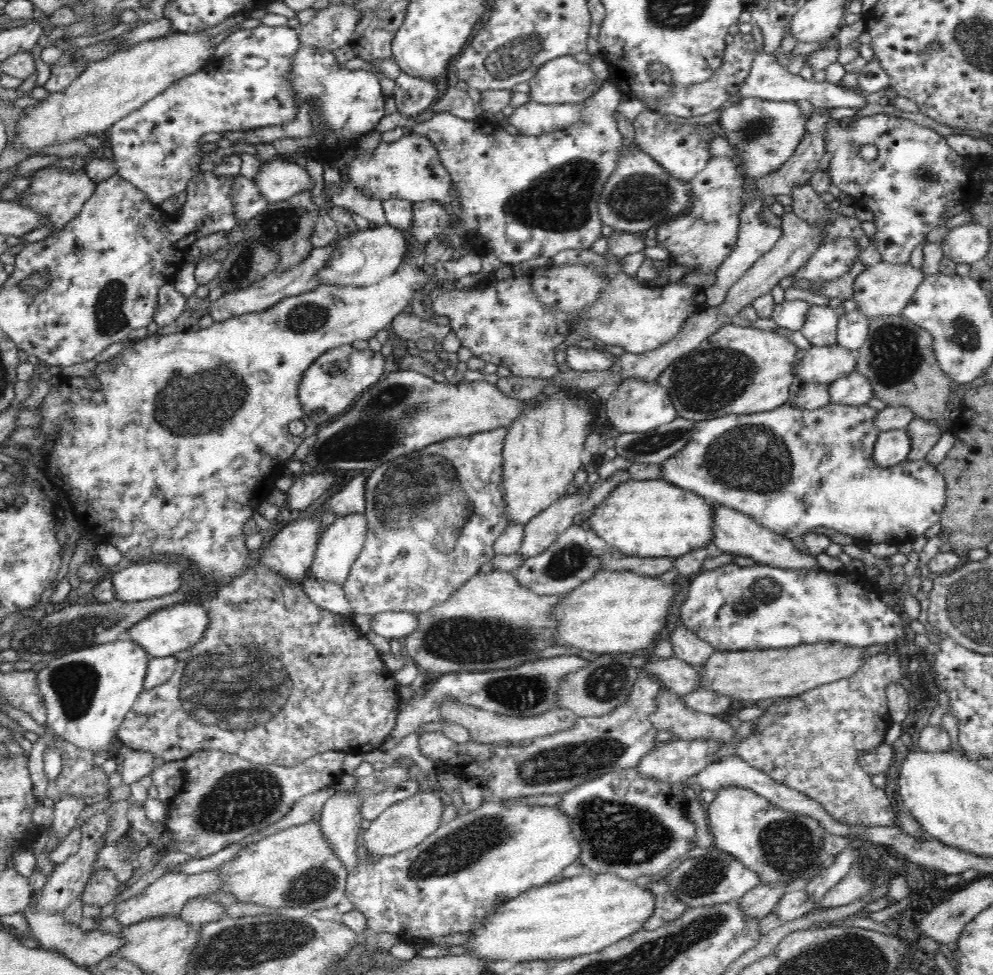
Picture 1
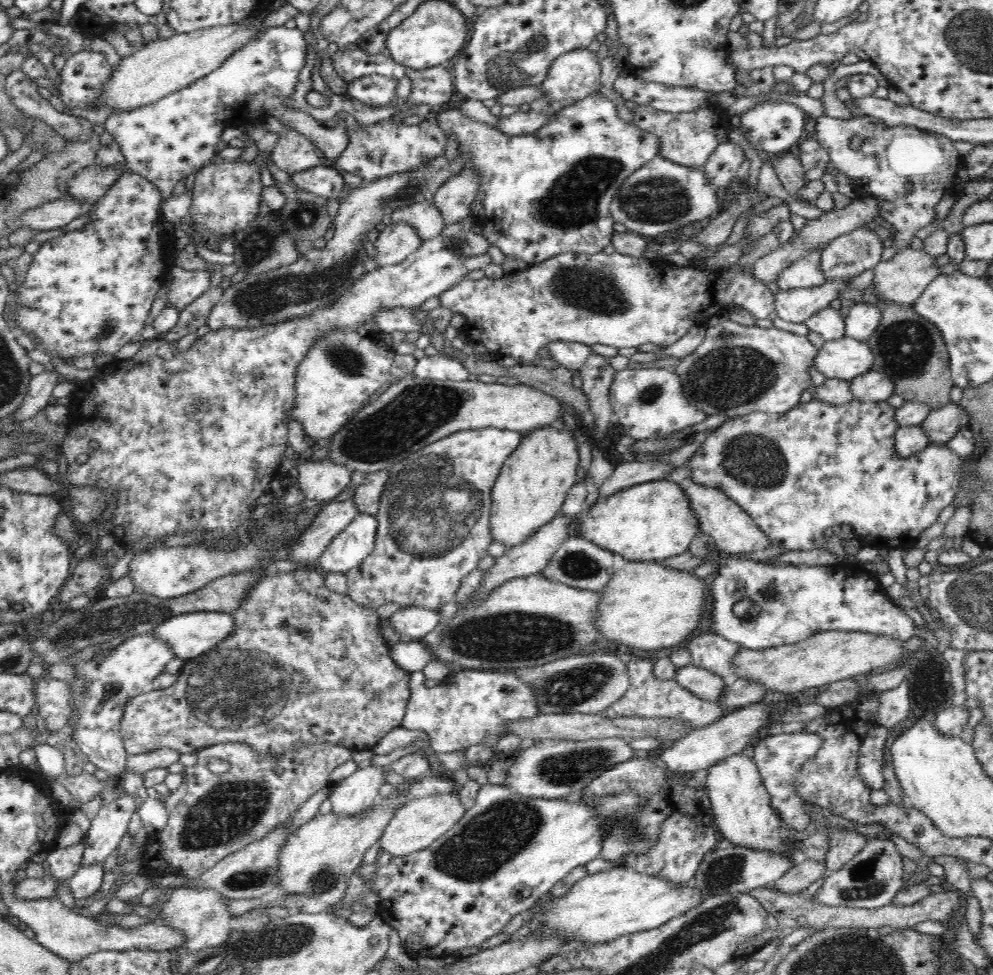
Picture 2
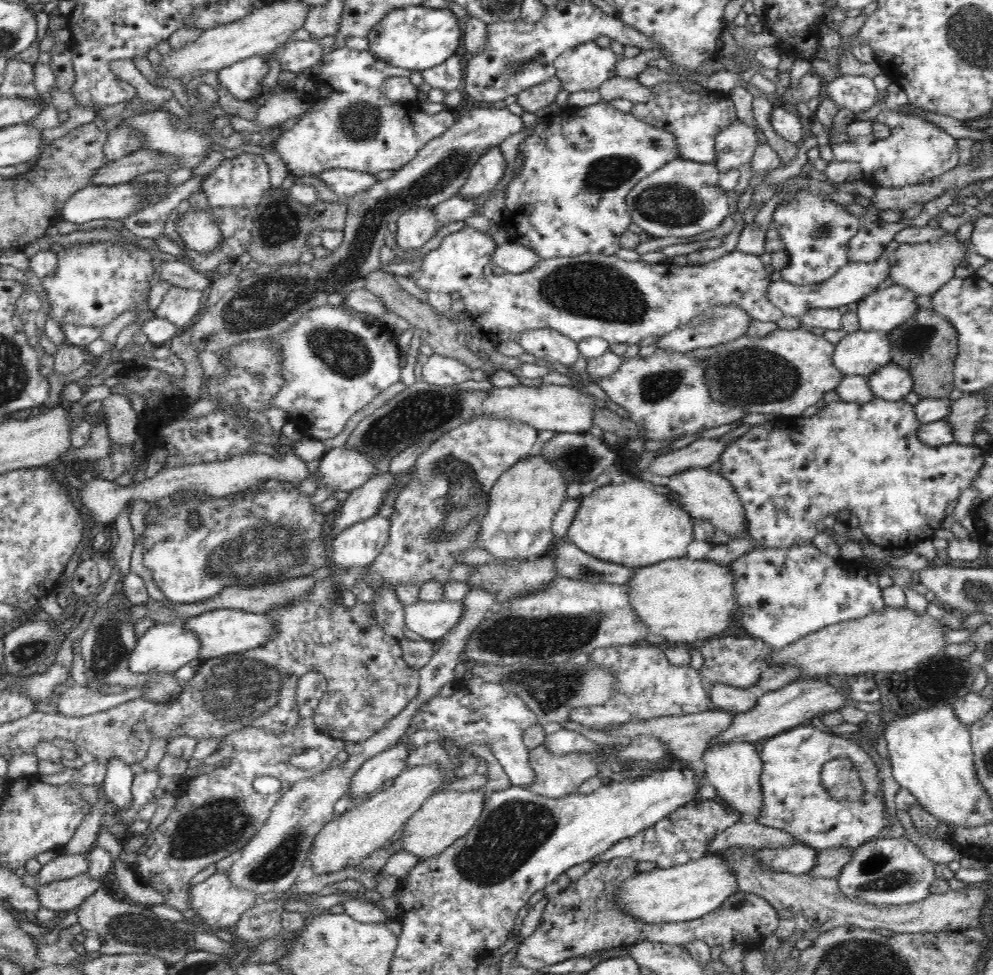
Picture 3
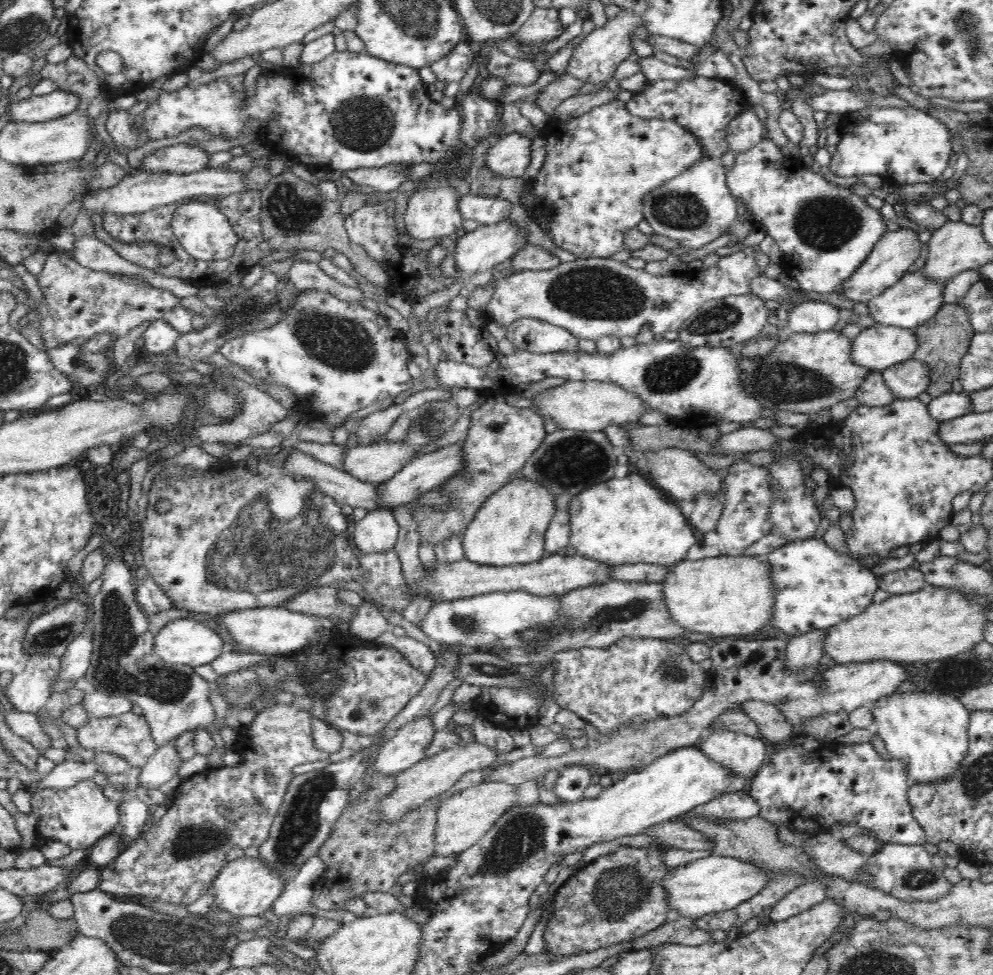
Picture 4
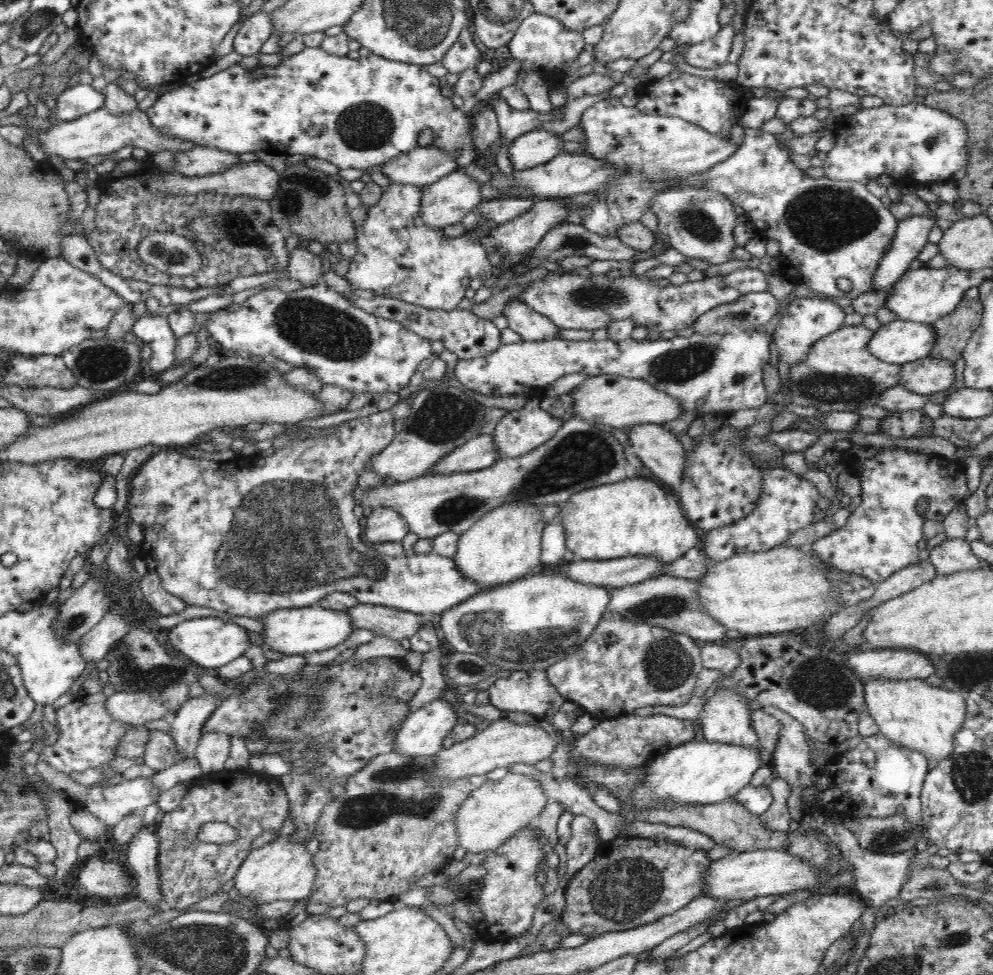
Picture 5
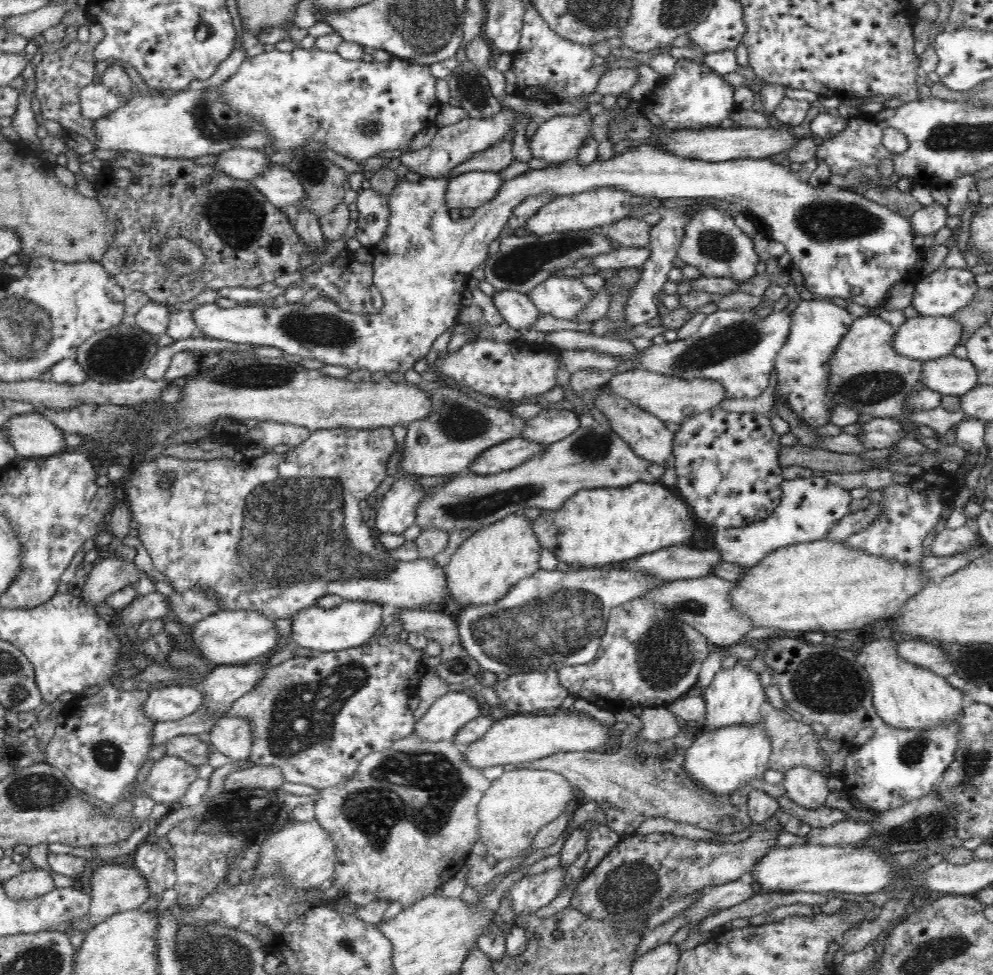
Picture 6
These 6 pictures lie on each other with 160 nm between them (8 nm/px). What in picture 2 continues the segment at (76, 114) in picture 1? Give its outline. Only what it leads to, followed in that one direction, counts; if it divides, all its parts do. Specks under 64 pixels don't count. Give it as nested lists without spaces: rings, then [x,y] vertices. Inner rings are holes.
[[[265,14],[257,17],[262,22],[255,29],[238,23],[201,28],[199,31],[176,33],[170,38],[146,42],[143,48],[135,48],[132,54],[122,57],[118,66],[112,68],[112,76],[108,84],[104,84],[104,92],[98,100],[98,109],[109,108],[112,114],[131,112],[153,104],[186,88],[199,78],[208,76],[225,63],[236,49],[242,48],[252,39],[257,39],[259,34],[268,28],[263,23]]]

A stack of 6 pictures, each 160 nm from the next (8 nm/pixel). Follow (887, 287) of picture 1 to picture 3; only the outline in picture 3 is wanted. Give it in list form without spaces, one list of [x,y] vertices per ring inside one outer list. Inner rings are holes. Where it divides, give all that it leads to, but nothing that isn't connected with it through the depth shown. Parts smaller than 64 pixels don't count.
[[[952,232],[936,242],[899,243],[893,246],[896,262],[890,267],[890,280],[902,288],[909,288],[916,296],[933,295],[954,277],[954,269],[964,260],[968,249],[972,251],[971,245],[963,245]]]

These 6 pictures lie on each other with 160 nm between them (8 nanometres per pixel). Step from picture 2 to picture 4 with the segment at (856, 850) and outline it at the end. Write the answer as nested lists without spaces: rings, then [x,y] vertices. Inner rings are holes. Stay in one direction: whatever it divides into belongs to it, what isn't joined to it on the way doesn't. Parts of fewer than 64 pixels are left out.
[[[800,732],[793,743],[780,745],[770,761],[762,765],[752,776],[747,792],[757,801],[759,816],[771,822],[775,828],[788,828],[799,840],[801,833],[808,837],[830,835],[831,830],[840,826],[857,824],[870,830],[884,843],[924,845],[927,842],[925,830],[916,822],[907,797],[910,788],[907,776],[908,767],[903,760],[884,760],[871,743],[821,744],[814,751],[802,752],[800,742],[806,738]]]

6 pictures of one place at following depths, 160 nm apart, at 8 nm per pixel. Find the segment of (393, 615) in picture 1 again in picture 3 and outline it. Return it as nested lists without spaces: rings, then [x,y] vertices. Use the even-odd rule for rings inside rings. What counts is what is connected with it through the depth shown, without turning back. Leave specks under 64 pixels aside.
[[[423,602],[404,607],[404,621],[408,630],[426,641],[439,643],[460,622],[464,602]]]

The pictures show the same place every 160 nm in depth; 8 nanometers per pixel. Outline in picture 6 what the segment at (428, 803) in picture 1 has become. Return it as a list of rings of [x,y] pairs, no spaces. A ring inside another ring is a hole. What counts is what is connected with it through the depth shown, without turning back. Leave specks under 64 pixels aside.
[[[509,767],[498,780],[491,781],[490,788],[478,803],[479,841],[486,845],[487,854],[491,854],[498,861],[518,856],[524,857],[525,850],[532,844],[534,836],[542,826],[556,820],[562,811],[573,810],[581,801],[575,786],[557,772]]]

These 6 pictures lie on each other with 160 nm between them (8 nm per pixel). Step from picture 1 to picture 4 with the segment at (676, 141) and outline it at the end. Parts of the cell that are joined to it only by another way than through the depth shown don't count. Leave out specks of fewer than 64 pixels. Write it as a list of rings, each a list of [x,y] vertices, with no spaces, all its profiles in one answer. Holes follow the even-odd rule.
[[[697,76],[648,83],[640,93],[632,94],[626,109],[639,118],[674,121],[700,141],[708,159],[721,160],[729,151],[726,128],[734,117],[745,110],[746,105],[745,97],[735,84]]]

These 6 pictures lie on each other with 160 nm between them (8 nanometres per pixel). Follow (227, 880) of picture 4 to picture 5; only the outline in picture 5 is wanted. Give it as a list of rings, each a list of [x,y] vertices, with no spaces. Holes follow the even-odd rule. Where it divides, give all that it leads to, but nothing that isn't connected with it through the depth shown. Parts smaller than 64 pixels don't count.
[[[282,836],[260,848],[251,849],[233,876],[233,887],[239,896],[257,904],[306,898],[317,875],[313,861],[314,846],[315,843],[296,843],[288,836]]]

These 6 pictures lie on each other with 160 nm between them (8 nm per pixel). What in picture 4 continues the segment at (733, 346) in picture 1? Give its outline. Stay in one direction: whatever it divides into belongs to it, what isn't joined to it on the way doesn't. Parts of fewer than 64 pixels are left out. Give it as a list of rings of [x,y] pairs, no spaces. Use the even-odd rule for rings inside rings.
[[[832,330],[814,334],[789,332],[787,338],[778,341],[772,352],[765,358],[753,360],[749,357],[742,357],[738,360],[742,371],[739,387],[753,396],[763,409],[776,406],[780,410],[798,414],[816,414],[823,408],[829,409],[837,402],[855,397],[860,384],[867,378],[868,373],[872,373],[872,370],[852,363],[852,341],[852,338],[846,338],[838,331]]]

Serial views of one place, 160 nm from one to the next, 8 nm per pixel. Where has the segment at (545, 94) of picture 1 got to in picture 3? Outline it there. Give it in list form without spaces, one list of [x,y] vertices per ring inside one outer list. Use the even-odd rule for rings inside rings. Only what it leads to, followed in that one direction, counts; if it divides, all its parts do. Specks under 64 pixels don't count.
[[[596,41],[570,48],[555,60],[556,78],[568,93],[596,91],[604,82],[616,76],[618,57],[610,47],[600,47]]]

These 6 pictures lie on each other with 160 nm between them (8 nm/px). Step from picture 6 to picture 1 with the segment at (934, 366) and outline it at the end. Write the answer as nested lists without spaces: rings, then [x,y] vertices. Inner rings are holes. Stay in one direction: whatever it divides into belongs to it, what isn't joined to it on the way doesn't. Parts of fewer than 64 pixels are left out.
[[[854,370],[828,384],[830,404],[862,405],[873,396],[870,381]]]

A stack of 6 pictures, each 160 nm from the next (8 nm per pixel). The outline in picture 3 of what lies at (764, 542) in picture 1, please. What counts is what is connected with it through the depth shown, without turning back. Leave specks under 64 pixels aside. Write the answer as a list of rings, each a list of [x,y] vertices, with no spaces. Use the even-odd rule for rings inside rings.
[[[707,467],[688,468],[684,472],[670,476],[670,481],[666,487],[670,491],[671,499],[690,513],[693,519],[707,520],[716,531],[727,532],[731,538],[750,537],[744,505],[730,481],[720,476],[720,473],[710,471]]]

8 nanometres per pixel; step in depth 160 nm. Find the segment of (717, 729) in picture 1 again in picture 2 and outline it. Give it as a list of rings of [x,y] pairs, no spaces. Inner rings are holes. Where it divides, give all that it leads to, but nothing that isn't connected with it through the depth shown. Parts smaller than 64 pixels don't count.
[[[648,655],[639,660],[635,657],[629,657],[626,660],[630,677],[628,691],[615,704],[604,710],[603,716],[614,719],[620,717],[634,718],[634,716],[642,718],[674,718],[686,726],[697,729],[708,726],[708,724],[714,724],[724,715],[716,702],[702,701],[690,691],[680,687],[675,678],[670,678],[670,680],[656,678],[653,673],[654,659]]]

